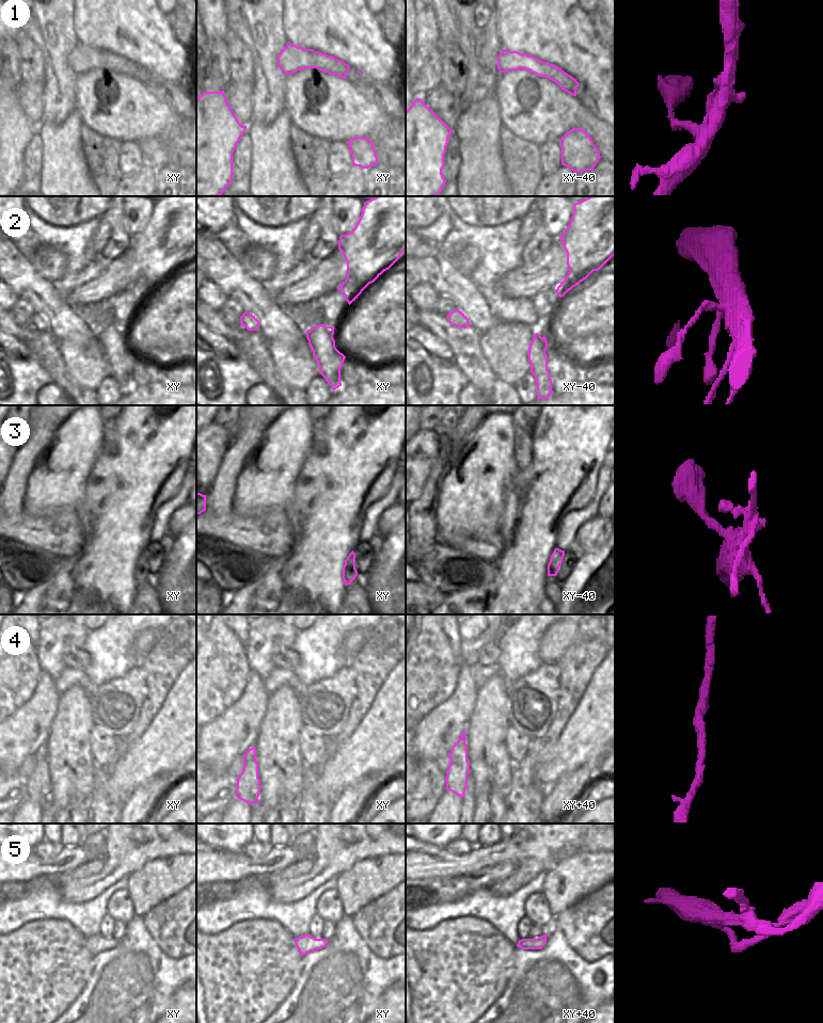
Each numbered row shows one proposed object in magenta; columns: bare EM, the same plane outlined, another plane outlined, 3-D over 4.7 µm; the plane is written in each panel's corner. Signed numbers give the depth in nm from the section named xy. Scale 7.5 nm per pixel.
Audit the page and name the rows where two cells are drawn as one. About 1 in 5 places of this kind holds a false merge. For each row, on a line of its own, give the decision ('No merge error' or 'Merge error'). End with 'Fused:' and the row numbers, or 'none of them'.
1: No merge error
2: No merge error
3: No merge error
4: No merge error
5: No merge error
Fused: none of them

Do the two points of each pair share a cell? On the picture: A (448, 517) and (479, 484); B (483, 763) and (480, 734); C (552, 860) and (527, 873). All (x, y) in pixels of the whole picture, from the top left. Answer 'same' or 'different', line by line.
A: same
B: same
C: same

